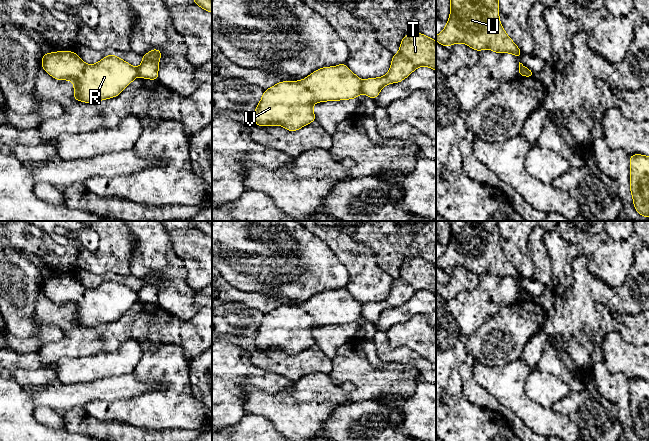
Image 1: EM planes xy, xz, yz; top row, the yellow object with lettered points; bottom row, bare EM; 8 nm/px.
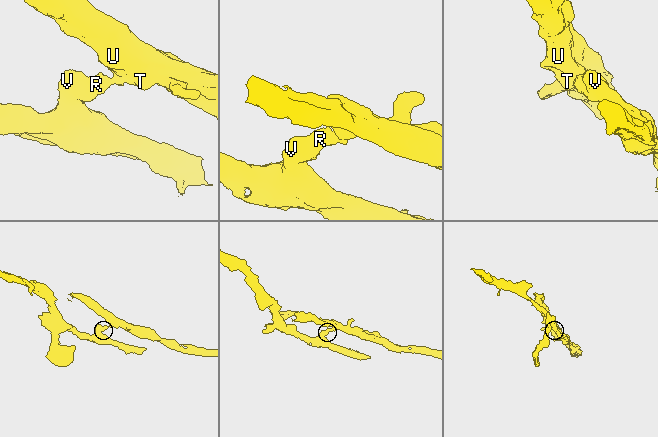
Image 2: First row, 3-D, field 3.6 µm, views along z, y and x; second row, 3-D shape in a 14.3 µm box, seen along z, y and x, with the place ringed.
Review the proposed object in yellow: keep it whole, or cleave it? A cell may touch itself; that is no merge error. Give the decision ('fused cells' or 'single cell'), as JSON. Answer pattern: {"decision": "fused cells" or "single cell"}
{"decision": "fused cells"}

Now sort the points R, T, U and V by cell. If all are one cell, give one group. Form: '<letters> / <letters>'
R V / T U

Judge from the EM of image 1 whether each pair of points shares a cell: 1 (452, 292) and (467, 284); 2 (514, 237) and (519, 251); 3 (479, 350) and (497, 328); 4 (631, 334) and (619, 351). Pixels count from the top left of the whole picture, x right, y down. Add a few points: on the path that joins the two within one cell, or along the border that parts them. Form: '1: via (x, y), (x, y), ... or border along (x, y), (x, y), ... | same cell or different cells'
1: via (456, 288), (463, 284) | same cell
2: via (514, 240), (516, 248) | same cell
3: via (484, 345), (496, 333) | same cell
4: border along (611, 331), (616, 331), (627, 342), (638, 347) | different cells

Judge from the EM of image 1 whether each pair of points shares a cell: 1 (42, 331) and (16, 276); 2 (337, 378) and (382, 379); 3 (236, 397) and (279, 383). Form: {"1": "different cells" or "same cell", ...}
{"1": "same cell", "2": "same cell", "3": "same cell"}

